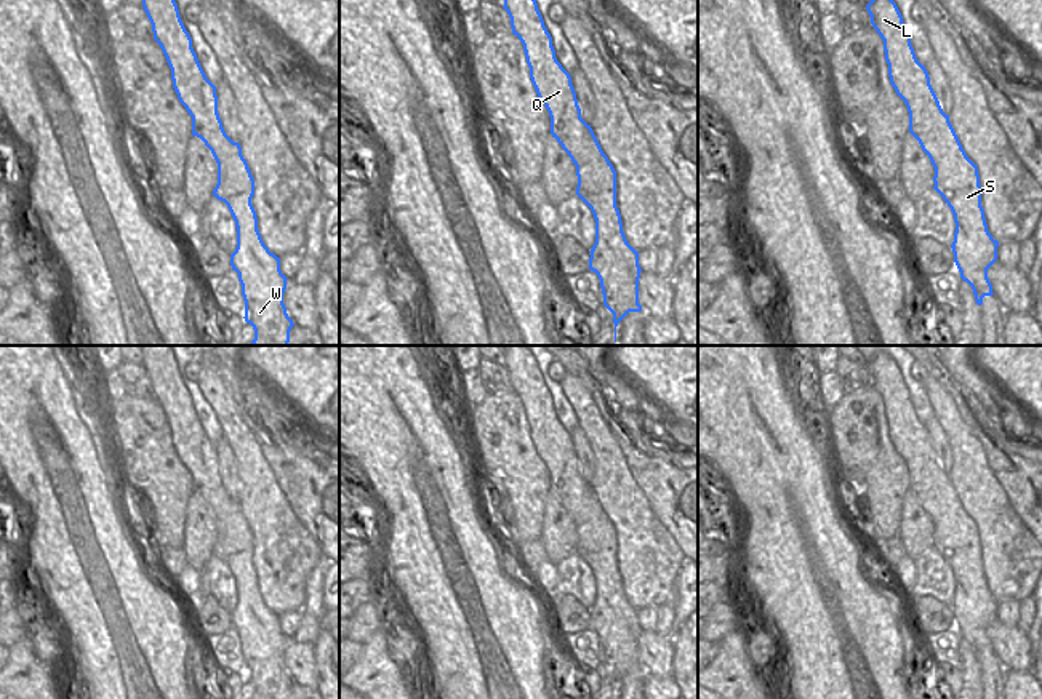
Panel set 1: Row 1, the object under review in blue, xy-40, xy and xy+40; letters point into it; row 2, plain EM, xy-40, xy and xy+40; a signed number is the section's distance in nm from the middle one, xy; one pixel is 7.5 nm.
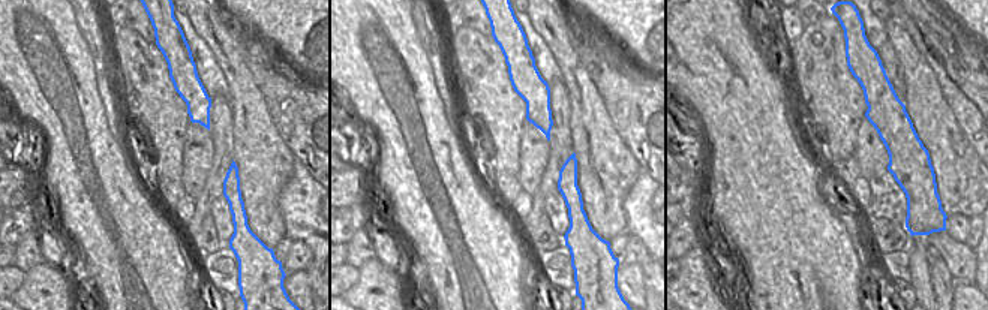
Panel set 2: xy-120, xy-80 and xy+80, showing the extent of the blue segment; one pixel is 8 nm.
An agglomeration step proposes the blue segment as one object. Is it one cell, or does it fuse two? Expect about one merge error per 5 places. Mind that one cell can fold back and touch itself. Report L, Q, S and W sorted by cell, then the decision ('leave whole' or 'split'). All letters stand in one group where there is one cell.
L Q S W; leave whole

